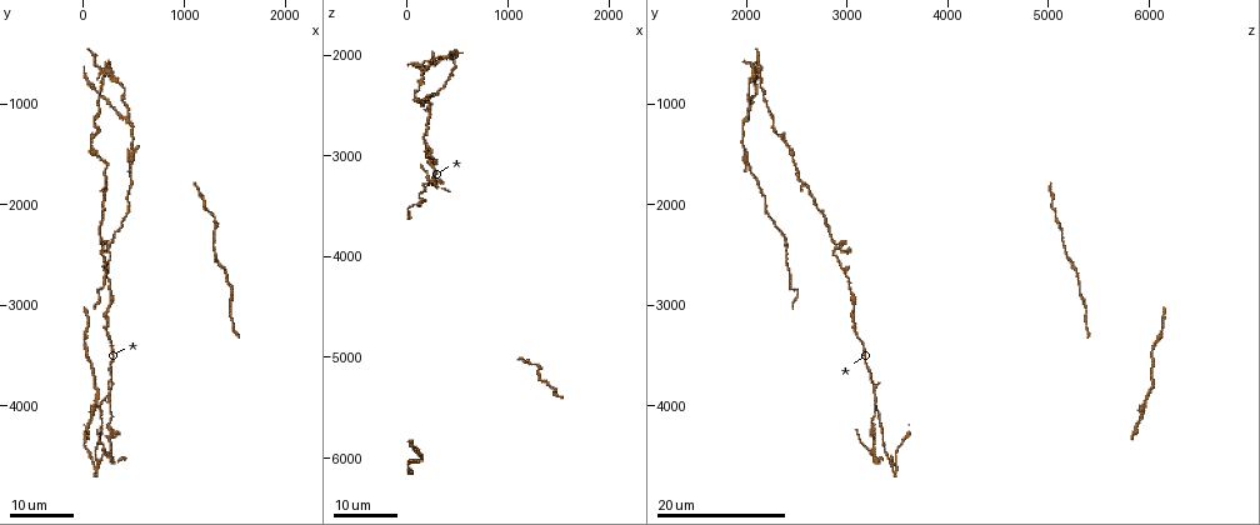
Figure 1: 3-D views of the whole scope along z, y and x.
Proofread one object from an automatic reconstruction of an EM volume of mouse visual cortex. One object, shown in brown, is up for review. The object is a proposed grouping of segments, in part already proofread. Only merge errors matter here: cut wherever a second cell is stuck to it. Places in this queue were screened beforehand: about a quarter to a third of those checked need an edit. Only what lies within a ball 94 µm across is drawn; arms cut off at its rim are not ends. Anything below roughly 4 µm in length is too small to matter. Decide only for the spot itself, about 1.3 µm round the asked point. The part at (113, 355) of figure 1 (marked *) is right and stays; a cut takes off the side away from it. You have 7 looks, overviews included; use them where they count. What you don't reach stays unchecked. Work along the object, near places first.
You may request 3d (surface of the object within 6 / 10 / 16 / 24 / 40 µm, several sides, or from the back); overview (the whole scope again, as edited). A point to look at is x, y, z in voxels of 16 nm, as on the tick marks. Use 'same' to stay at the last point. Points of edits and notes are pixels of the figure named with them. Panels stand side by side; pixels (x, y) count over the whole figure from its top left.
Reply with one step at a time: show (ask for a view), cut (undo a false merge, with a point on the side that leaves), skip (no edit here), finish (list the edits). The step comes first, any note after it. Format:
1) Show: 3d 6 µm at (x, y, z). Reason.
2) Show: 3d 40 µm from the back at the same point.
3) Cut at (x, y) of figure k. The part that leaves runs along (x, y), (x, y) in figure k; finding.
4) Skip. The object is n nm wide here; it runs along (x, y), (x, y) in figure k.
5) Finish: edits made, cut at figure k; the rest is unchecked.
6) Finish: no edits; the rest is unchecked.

Show: 3d 24 µm at (200, 2460, 2920). Four-way junction.

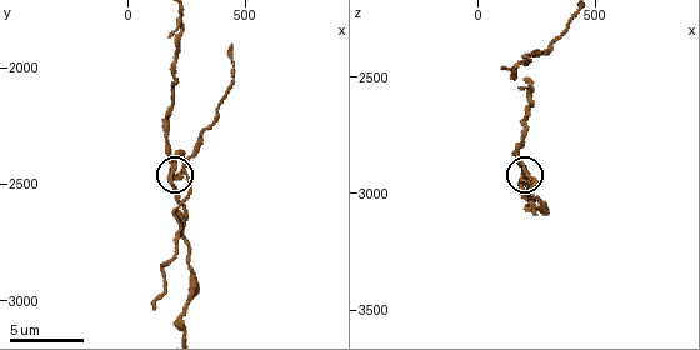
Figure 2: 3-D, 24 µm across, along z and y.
Show: 3d 6 µm at the same point.

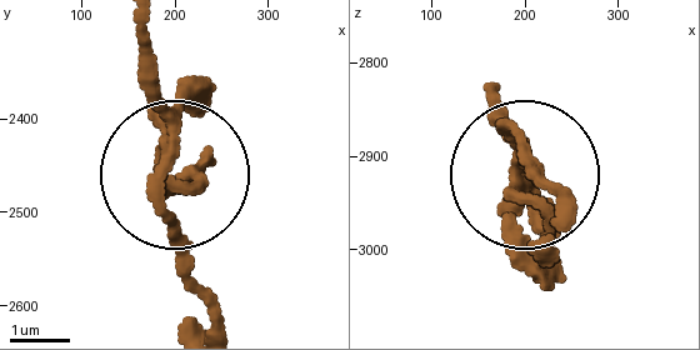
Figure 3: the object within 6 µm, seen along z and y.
Skip. It runs along (564, 200), (510, 125), (510, 225), (549, 280) in figure 3; all the same cell.

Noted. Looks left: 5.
Show: 3d 24 µm at (120, 1300, 2340). Three arms meet.

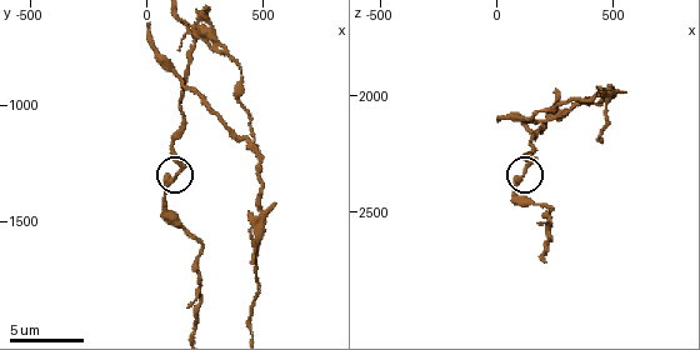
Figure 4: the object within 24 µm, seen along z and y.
Show: 3d 10 µm at (120, 1310, 2310).

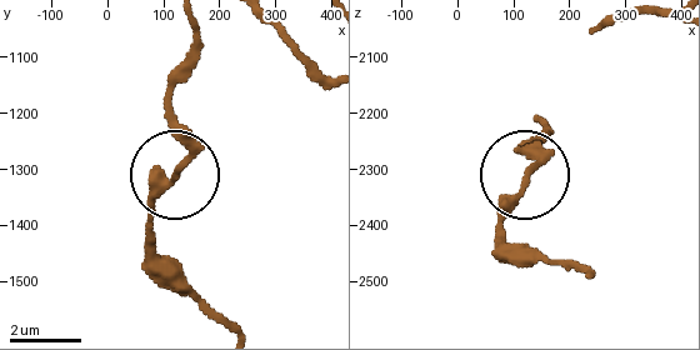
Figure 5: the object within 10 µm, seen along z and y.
Skip. It runs along (229, 325), (193, 289), (148, 218), (184, 154), (165, 76) in figure 5; all the same cell.

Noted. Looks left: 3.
Show: 3d 16 µm at (280, 3940, 3280). Side arm on a straight run.

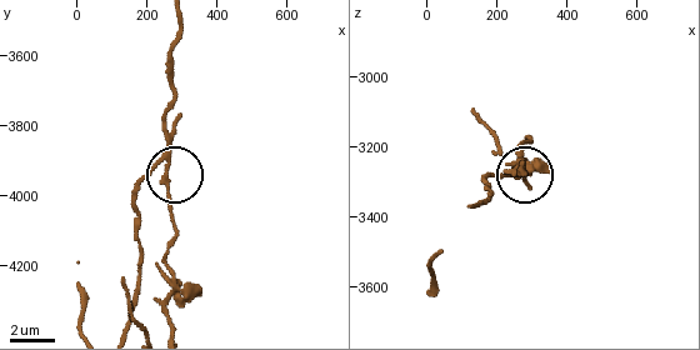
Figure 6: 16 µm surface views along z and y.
Show: 3d 6 µm at the same point.

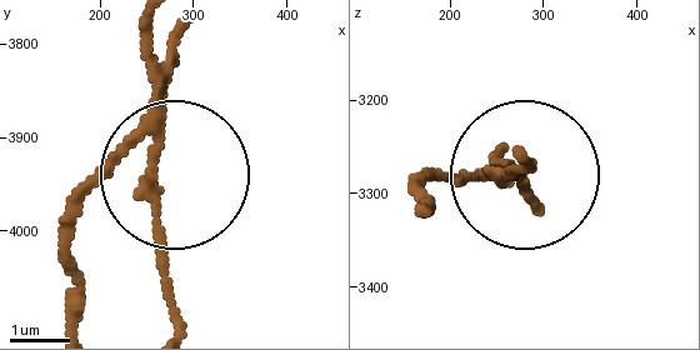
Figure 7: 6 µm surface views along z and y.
Cut at (185, 20) of figure 7. The object is 130 nm wide here; two cells meet here.

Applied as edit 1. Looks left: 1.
Finish: edits made, cut at figure 7; the rest is unchecked.

